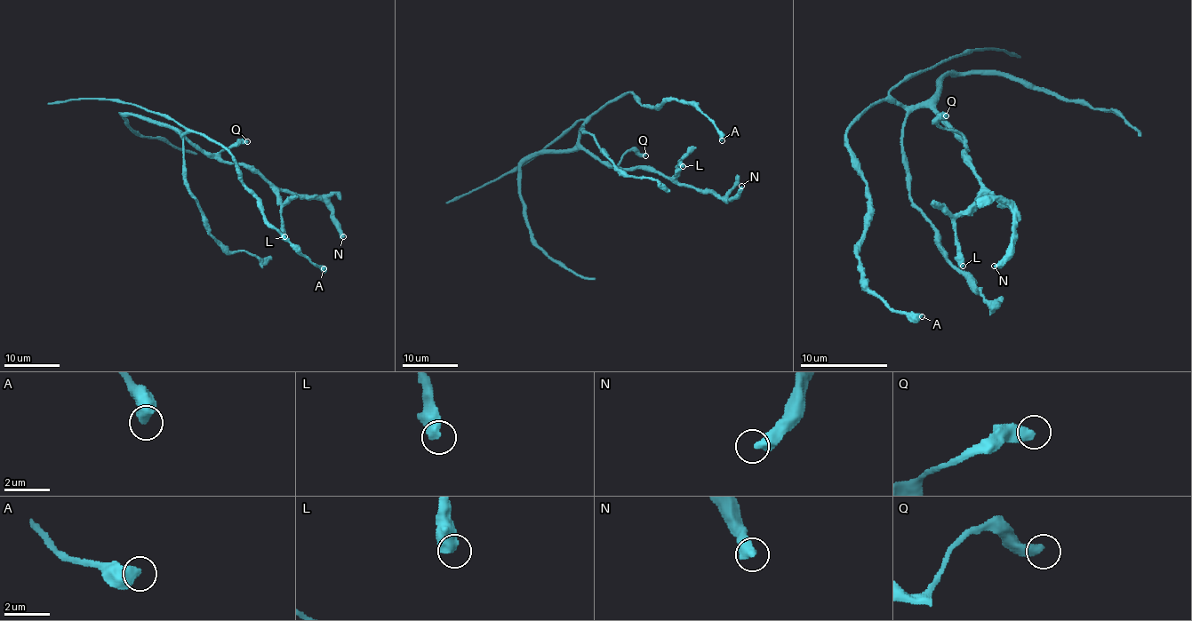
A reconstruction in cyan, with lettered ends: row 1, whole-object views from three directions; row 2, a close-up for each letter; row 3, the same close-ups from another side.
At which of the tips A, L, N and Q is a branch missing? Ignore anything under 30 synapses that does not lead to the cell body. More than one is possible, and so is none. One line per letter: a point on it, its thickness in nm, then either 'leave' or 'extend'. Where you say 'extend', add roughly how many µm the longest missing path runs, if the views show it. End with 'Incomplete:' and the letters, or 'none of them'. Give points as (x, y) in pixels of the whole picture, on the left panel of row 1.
A: place (324, 268); calibre 600 nm; leave
L: place (284, 236); calibre 550 nm; leave
N: place (343, 236); calibre 400 nm; leave
Q: place (247, 141); calibre 500 nm; leave
Incomplete: none of them

